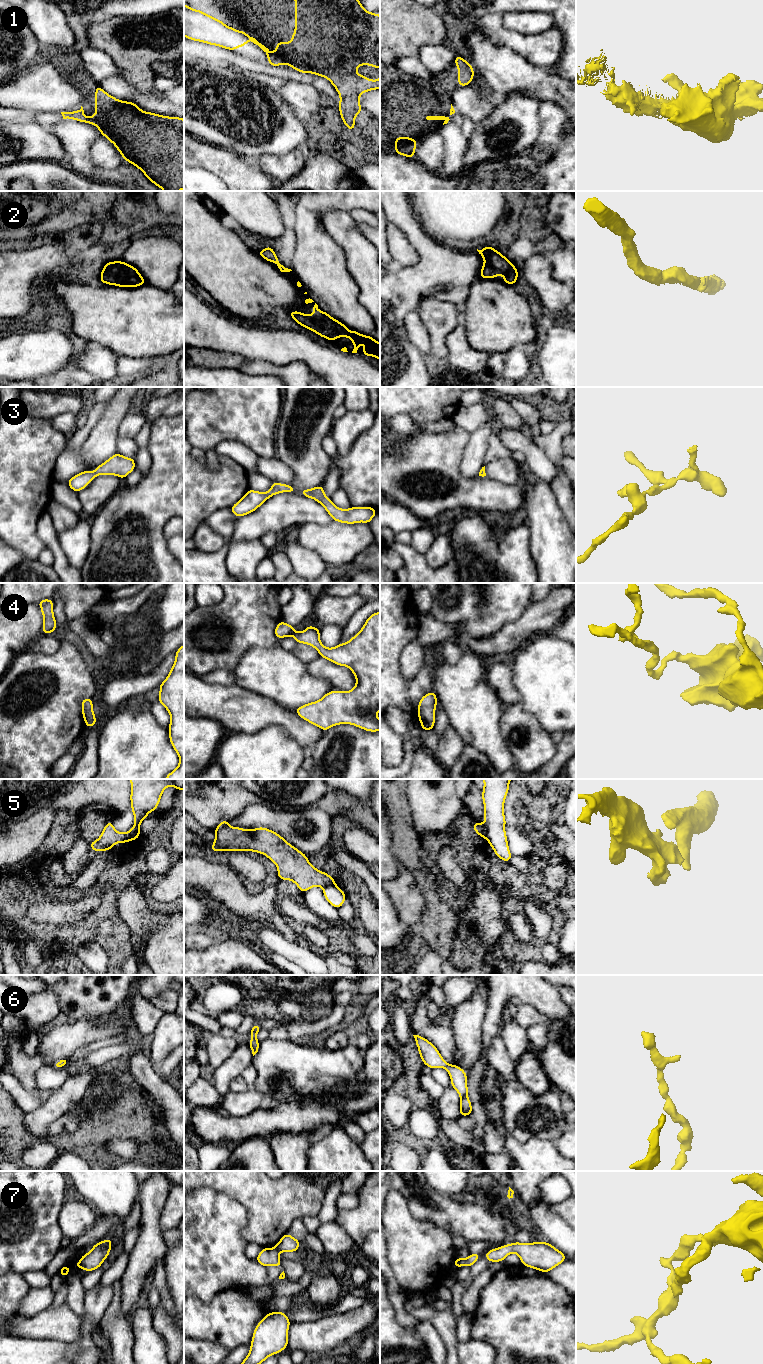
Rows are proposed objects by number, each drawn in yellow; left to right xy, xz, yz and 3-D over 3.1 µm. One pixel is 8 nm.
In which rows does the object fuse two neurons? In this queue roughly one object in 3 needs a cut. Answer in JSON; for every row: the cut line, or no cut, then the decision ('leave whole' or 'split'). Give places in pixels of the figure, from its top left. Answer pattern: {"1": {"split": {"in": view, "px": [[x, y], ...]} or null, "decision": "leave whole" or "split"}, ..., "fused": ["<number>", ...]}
{"1": {"split": {"in": "xz", "px": [[272, 53], [285, 63]]}, "decision": "split"}, "2": {"split": null, "decision": "leave whole"}, "3": {"split": null, "decision": "leave whole"}, "4": {"split": null, "decision": "leave whole"}, "5": {"split": {"in": "xy", "px": [[133, 826], [135, 831], [129, 840]]}, "decision": "split"}, "6": {"split": null, "decision": "leave whole"}, "7": {"split": {"in": "xz", "px": [[275, 1246], [280, 1251]]}, "decision": "split"}, "fused": ["1", "5", "7"]}

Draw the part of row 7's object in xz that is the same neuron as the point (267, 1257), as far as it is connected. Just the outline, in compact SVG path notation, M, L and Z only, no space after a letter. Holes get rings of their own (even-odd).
M262 1248L260 1253L258 1254L256 1261L263 1265L264 1267L269 1266L281 1266L281 1260L279 1259L280 1251L276 1248Z

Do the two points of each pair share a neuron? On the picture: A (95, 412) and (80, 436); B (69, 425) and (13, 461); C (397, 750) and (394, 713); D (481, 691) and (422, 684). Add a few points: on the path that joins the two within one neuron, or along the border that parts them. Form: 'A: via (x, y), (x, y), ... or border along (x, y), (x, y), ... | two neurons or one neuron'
A: via (92, 418), (85, 430) | one neuron
B: border along (47, 419), (54, 427), (68, 436) | two neurons
C: border along (390, 725), (402, 737), (404, 755) | two neurons
D: border along (439, 662), (435, 668), (434, 688), (432, 690) | two neurons

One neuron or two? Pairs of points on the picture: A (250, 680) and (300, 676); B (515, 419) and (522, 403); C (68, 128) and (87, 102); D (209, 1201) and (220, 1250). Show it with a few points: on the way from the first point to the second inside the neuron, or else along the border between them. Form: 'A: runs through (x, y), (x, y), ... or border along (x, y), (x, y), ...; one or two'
A: runs through (262, 676), (288, 676); one
B: border along (509, 399), (525, 428); two
C: border along (81, 106), (85, 117); two
D: runs through (209, 1213), (209, 1232), (215, 1238); one

